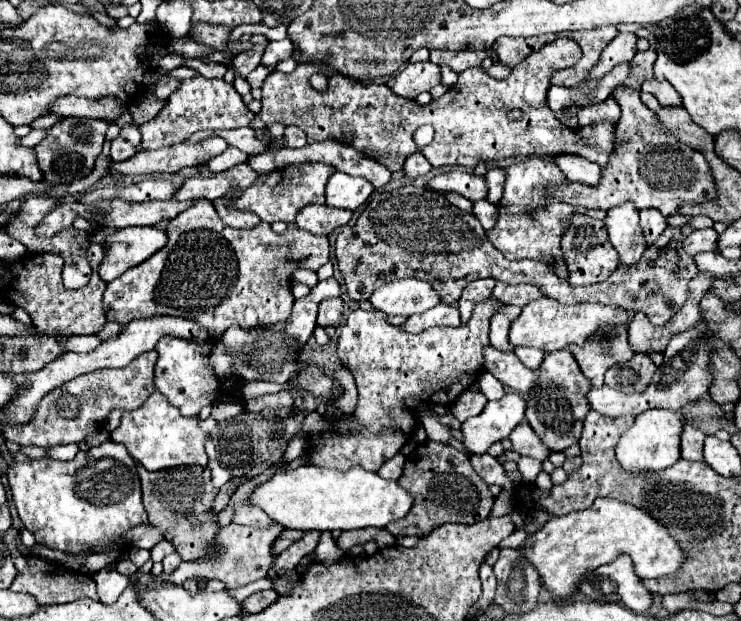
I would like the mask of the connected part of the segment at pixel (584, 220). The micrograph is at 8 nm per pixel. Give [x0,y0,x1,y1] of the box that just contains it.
[562,214,618,286]

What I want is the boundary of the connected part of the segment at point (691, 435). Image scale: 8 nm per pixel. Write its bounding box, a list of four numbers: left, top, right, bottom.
[682,424,706,460]

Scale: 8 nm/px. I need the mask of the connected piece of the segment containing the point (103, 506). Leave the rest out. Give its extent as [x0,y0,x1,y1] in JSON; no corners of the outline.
[8,440,148,554]

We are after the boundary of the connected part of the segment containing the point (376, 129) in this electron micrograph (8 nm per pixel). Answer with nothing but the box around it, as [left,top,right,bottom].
[250,38,614,172]

